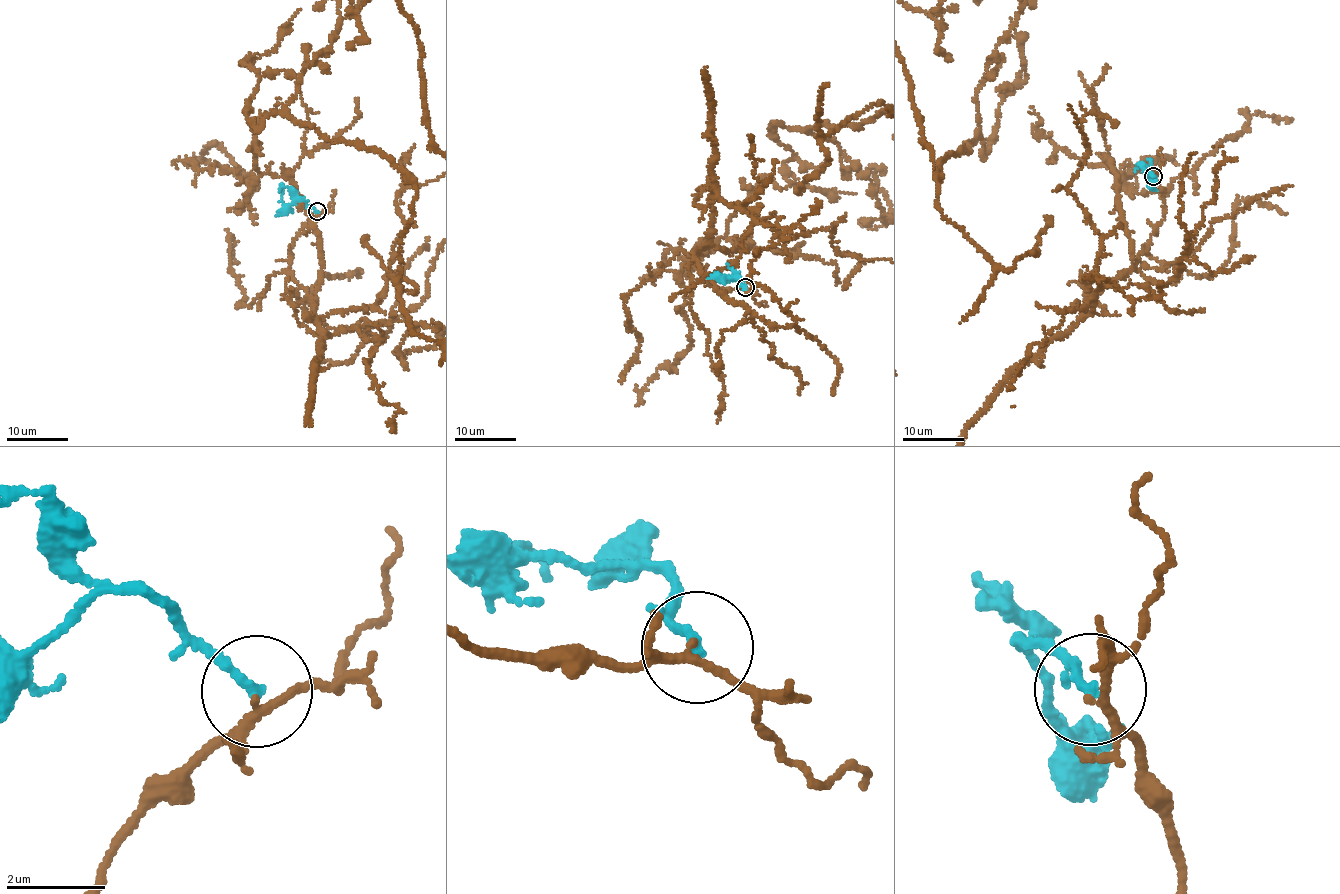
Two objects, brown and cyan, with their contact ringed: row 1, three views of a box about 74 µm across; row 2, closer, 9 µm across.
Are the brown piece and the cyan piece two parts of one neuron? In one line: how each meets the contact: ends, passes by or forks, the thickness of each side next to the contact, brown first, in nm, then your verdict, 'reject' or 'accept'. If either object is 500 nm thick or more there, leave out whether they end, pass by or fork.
brown forks; cyan ends; calibres 130 and 180 nm; reject

